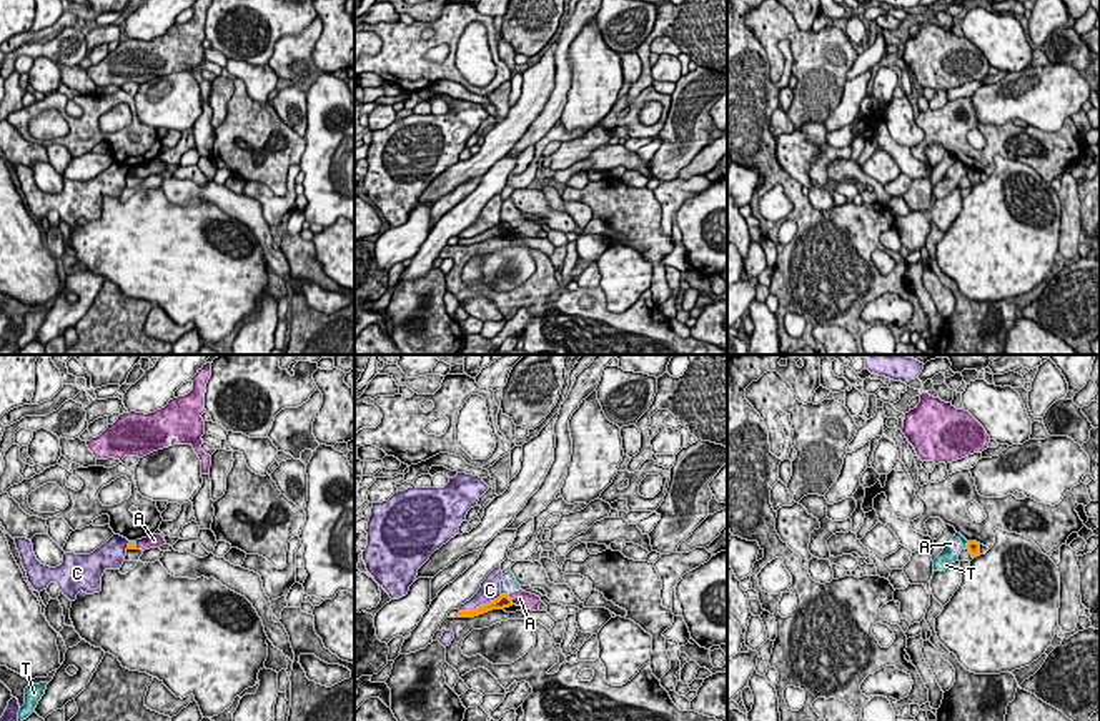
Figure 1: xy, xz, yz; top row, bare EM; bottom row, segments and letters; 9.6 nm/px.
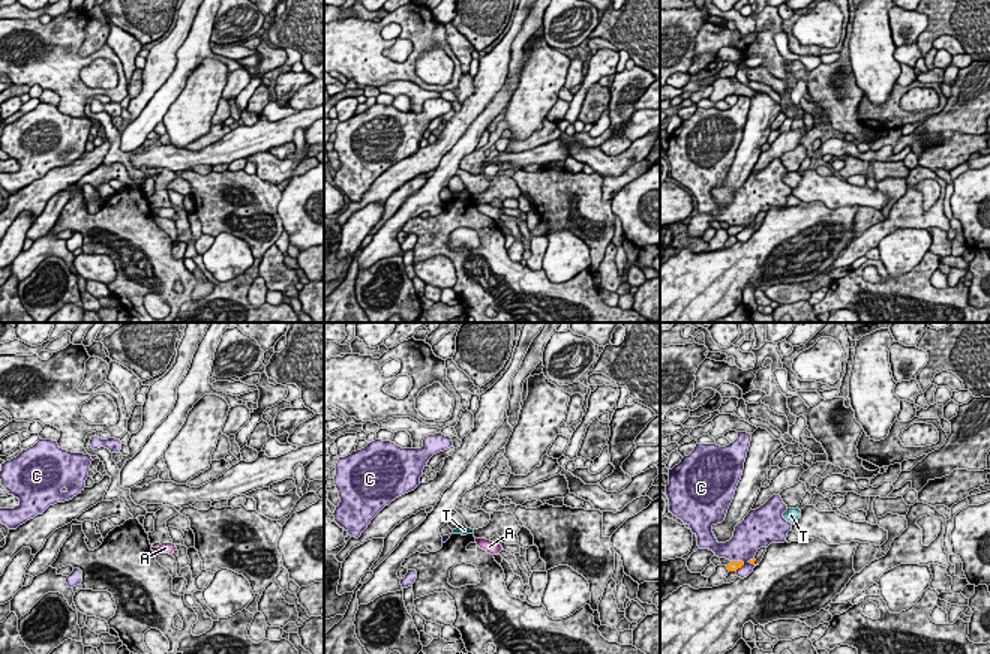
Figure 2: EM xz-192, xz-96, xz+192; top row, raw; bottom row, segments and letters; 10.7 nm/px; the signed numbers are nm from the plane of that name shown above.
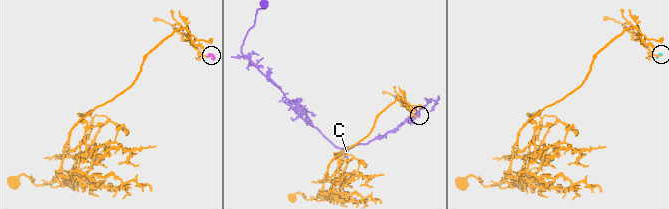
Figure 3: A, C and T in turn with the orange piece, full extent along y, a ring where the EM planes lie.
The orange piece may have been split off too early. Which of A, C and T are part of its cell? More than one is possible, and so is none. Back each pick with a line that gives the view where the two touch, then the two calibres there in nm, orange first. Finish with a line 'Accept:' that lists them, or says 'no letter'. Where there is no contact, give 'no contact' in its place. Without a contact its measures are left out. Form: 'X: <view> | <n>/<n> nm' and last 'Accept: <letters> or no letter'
Accept: no letter

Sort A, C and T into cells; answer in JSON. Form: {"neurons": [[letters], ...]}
{"neurons": [["A", "T"], ["C"]]}

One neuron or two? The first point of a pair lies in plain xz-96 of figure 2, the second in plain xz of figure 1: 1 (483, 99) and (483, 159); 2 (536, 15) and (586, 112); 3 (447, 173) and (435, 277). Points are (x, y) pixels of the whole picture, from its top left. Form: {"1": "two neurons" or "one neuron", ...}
{"1": "one neuron", "2": "two neurons", "3": "two neurons"}

